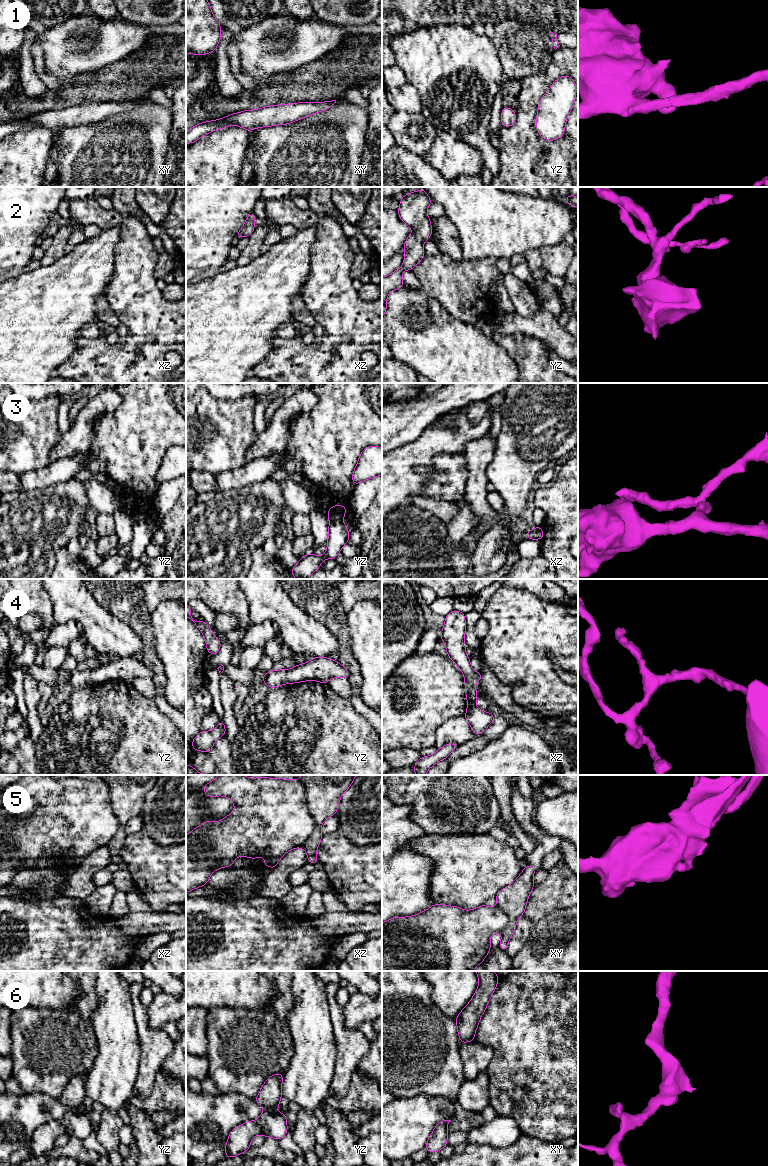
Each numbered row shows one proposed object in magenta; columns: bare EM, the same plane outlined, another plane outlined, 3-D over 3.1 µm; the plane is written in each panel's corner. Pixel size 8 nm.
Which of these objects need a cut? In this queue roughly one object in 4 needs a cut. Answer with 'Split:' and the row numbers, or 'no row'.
Split: 3, 5

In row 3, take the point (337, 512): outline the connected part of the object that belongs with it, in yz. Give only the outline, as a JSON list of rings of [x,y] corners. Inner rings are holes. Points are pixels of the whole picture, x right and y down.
[[[334,505],[328,512],[327,516],[330,522],[343,521],[347,508],[343,505]]]

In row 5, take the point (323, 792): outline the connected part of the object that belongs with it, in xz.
[[[302,775],[300,782],[304,786],[308,810],[315,824],[313,832],[301,846],[301,848],[306,851],[308,863],[315,865],[318,862],[316,850],[323,837],[321,825],[327,818],[337,813],[342,794],[348,790],[356,776],[357,775]]]

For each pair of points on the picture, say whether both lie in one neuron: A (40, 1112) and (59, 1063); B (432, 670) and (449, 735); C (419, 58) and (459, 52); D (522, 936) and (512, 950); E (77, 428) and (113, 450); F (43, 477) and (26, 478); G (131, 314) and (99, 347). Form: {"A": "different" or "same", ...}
{"A": "different", "B": "different", "C": "same", "D": "same", "E": "different", "F": "same", "G": "same"}

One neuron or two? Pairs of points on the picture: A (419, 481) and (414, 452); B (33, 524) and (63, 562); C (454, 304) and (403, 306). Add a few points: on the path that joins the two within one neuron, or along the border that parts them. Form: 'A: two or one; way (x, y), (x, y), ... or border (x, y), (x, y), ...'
A: one; way (413, 474), (414, 459)
B: two; border (65, 546), (57, 551), (56, 563), (53, 568)
C: two; border (423, 290), (436, 299), (452, 315), (460, 319)

